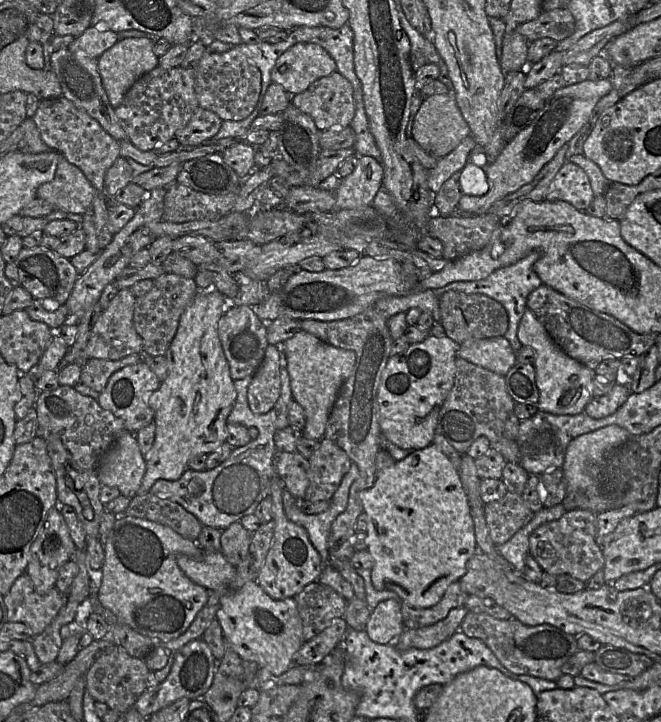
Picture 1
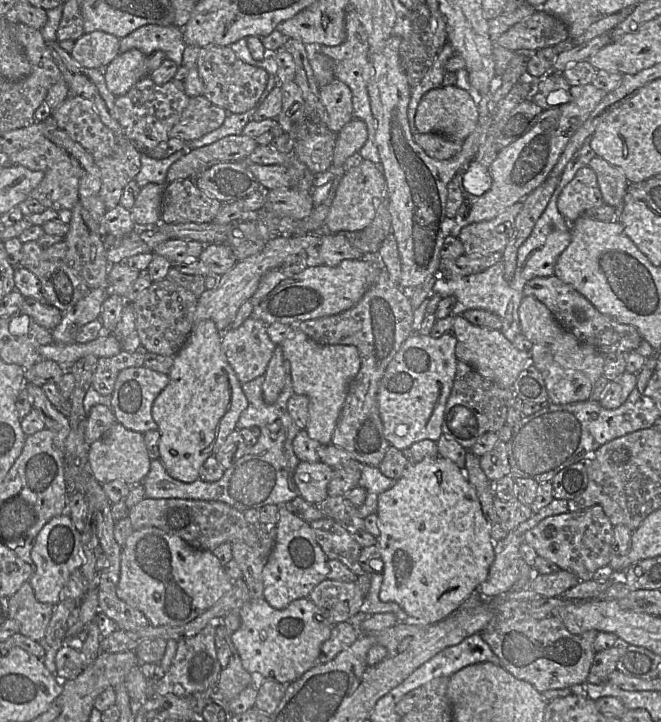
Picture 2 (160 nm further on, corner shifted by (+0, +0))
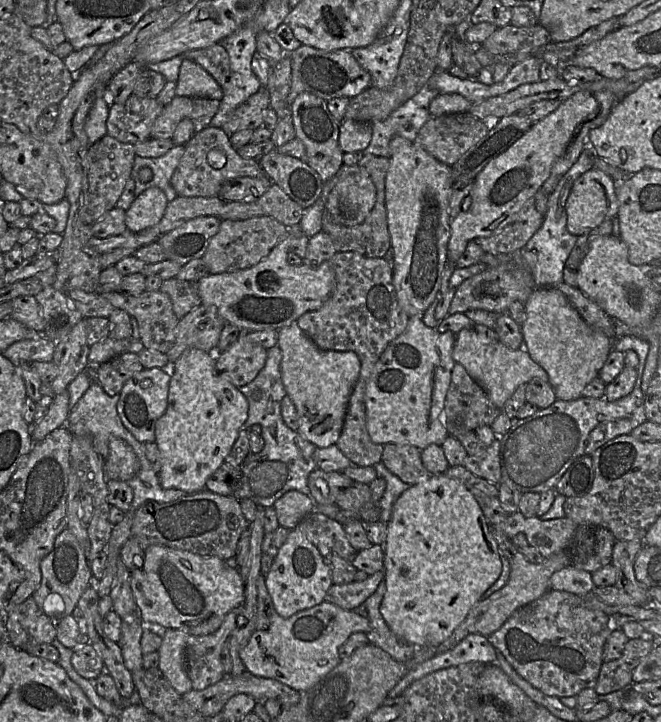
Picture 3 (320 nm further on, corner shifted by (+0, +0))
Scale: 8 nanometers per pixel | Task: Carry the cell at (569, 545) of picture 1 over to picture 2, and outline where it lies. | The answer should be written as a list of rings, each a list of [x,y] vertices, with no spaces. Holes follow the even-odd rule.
[[[594,505],[576,512],[566,512],[541,520],[535,527],[524,534],[524,542],[529,544],[538,556],[549,560],[560,569],[572,572],[580,581],[591,580],[593,574],[610,562],[613,542],[613,525],[599,505]]]

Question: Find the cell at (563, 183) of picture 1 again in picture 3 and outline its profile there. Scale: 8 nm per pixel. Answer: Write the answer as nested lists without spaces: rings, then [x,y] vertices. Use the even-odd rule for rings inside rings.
[[[591,168],[574,182],[566,201],[567,229],[576,236],[586,234],[599,226],[606,219],[612,219],[618,214],[617,199],[618,183],[603,171]]]

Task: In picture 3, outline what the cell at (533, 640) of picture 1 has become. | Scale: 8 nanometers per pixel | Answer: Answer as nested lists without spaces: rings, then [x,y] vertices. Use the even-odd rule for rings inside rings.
[[[549,589],[538,599],[517,609],[497,631],[487,637],[515,671],[533,687],[546,695],[568,697],[576,696],[585,688],[595,687],[604,662],[604,645],[613,629],[611,617],[586,607],[581,596]]]

